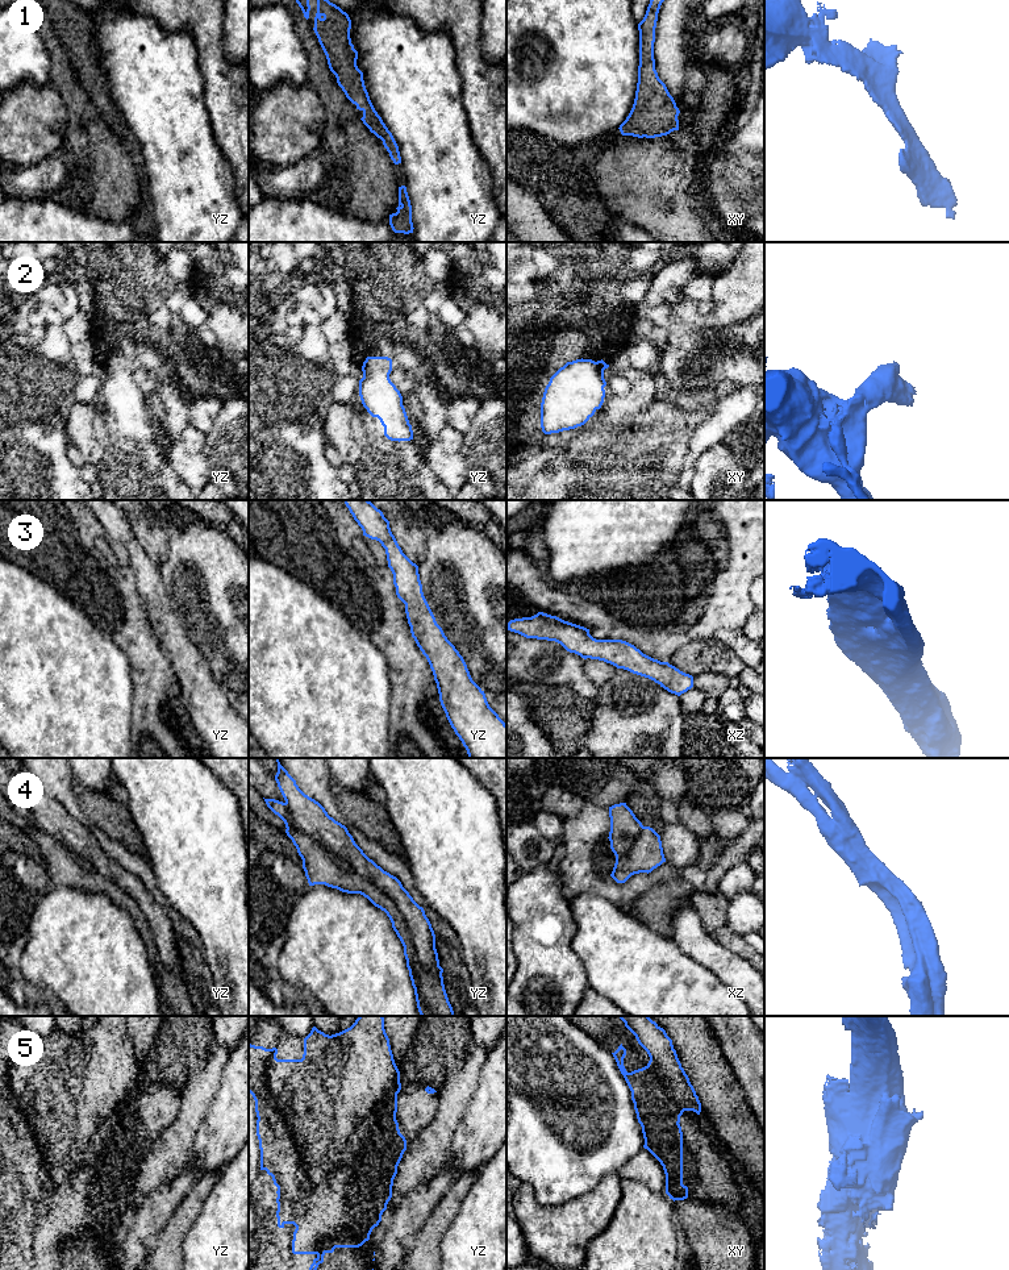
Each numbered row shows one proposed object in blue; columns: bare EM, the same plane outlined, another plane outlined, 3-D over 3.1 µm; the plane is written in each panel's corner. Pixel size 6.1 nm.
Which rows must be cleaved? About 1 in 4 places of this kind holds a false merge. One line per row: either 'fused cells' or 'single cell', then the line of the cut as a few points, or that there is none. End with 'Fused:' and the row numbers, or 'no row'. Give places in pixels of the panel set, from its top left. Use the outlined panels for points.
1: single cell; no cut
2: single cell; no cut
3: single cell; no cut
4: fused cells; cut in yz along (284, 803), (299, 828), (392, 900), (420, 962), (442, 979)
5: fused cells; cut in yz along (396, 1120), (316, 1189), (296, 1227)
Fused: 4, 5

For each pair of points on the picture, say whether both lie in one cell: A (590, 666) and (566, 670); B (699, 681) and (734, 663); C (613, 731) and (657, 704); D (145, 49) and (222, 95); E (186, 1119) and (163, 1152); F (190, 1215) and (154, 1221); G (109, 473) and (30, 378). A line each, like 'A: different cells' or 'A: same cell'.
A: different cells
B: different cells
C: same cell
D: different cells
E: same cell
F: different cells
G: different cells

